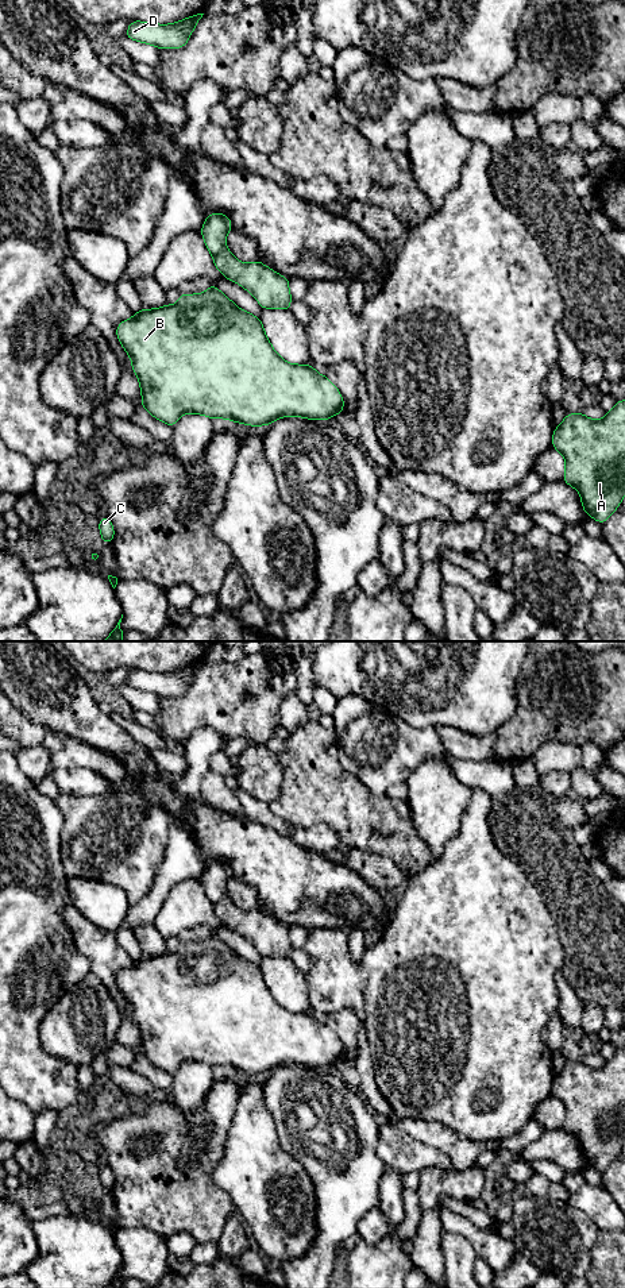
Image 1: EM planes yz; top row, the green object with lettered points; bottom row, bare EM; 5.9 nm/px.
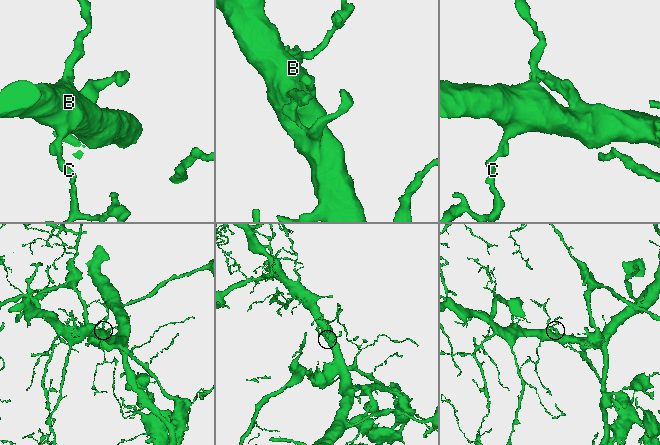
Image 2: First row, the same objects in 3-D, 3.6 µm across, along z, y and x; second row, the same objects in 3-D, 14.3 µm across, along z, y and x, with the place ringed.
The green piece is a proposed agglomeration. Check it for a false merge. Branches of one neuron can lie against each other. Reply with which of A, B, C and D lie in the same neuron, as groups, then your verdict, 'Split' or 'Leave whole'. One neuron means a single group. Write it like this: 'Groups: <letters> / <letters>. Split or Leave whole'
Groups: A / B C D. Split

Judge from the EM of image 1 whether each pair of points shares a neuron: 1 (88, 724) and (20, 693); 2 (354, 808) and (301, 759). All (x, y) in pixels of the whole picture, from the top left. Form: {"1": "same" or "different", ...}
{"1": "same", "2": "same"}

